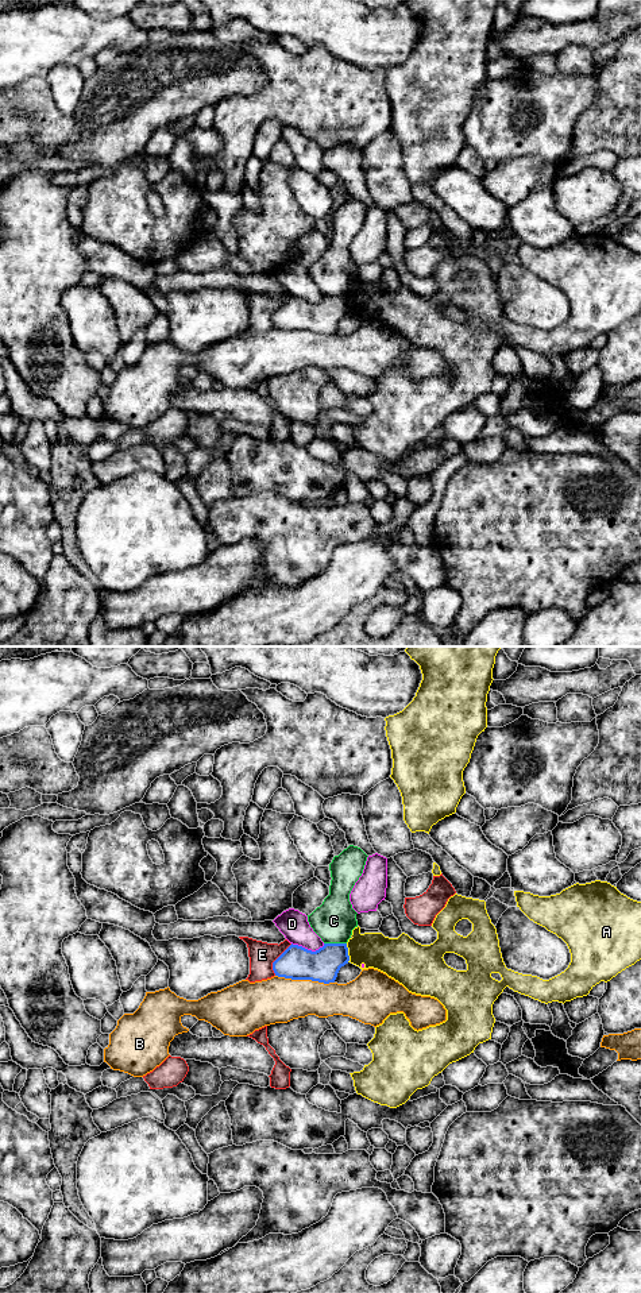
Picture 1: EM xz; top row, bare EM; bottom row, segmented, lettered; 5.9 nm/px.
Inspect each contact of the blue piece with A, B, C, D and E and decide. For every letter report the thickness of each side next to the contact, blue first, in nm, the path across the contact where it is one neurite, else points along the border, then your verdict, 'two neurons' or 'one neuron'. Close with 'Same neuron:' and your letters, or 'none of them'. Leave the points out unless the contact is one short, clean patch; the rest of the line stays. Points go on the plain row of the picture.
A: 200/200 nm | two neurons
B: 200/280 nm | two neurons
C: 200/240 nm | two neurons
D: 200/170 nm | two neurons
E: 200/160 nm | two neurons
Same neuron: none of them

